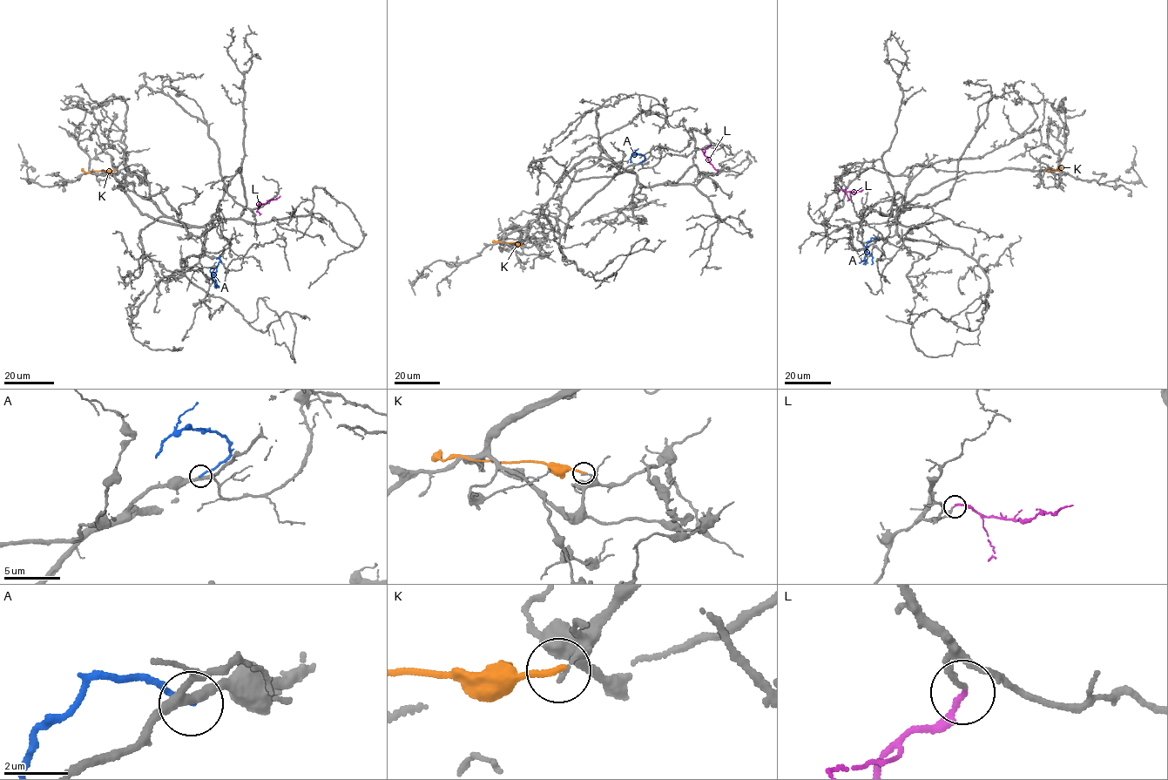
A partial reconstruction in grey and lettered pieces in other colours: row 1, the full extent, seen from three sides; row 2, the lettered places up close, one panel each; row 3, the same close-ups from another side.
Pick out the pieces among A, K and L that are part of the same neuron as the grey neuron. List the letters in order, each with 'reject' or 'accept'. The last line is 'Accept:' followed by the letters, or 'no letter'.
A: reject
K: reject
L: accept
Accept: L

